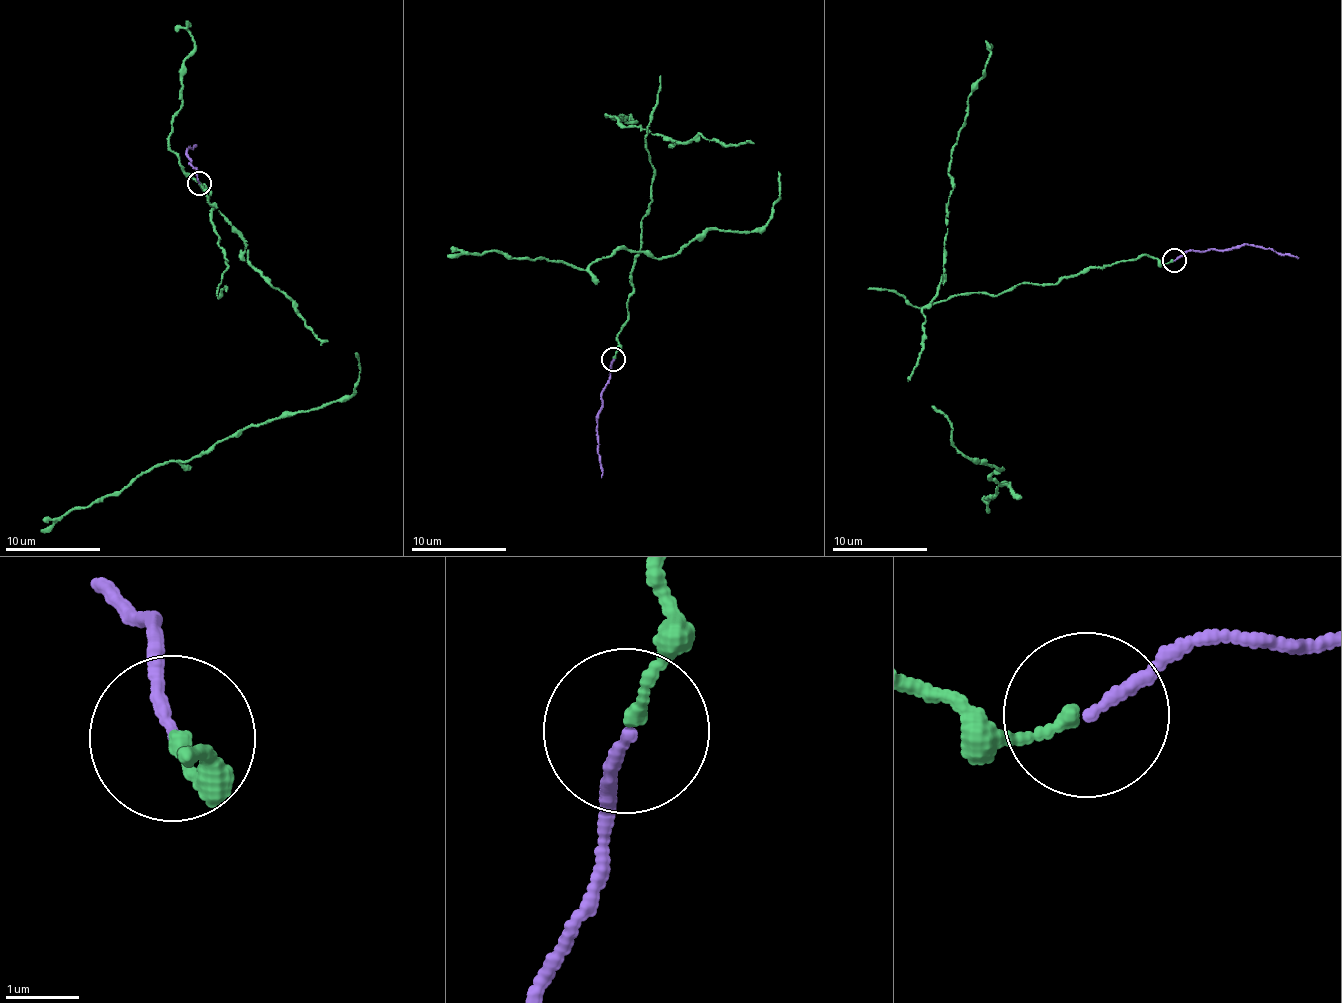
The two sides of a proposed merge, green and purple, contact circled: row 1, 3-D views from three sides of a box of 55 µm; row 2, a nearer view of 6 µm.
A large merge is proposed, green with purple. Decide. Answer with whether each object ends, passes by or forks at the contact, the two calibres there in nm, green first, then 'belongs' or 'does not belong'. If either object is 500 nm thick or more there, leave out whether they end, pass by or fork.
green ends; purple ends; calibres 160 and 140 nm; belongs

